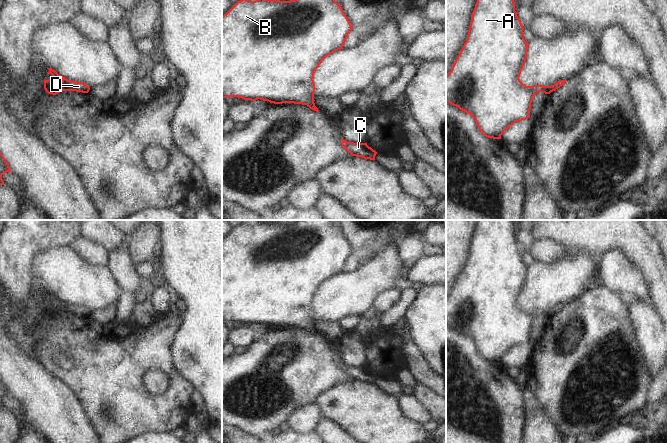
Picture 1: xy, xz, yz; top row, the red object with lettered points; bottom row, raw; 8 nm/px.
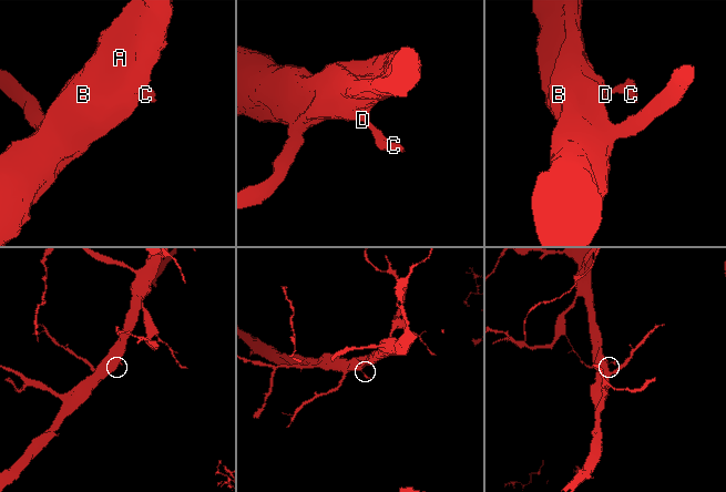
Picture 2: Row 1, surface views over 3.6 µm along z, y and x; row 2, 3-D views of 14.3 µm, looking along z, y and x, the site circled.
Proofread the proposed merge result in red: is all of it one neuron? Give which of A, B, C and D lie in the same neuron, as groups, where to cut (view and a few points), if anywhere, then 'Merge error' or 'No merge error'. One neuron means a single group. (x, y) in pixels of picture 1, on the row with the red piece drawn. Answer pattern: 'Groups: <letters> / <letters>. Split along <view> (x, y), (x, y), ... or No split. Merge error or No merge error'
Groups: A B C D. No split. No merge error.

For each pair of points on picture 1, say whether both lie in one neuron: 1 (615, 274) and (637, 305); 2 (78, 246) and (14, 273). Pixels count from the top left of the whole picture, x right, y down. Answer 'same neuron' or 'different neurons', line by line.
1: different neurons
2: different neurons

